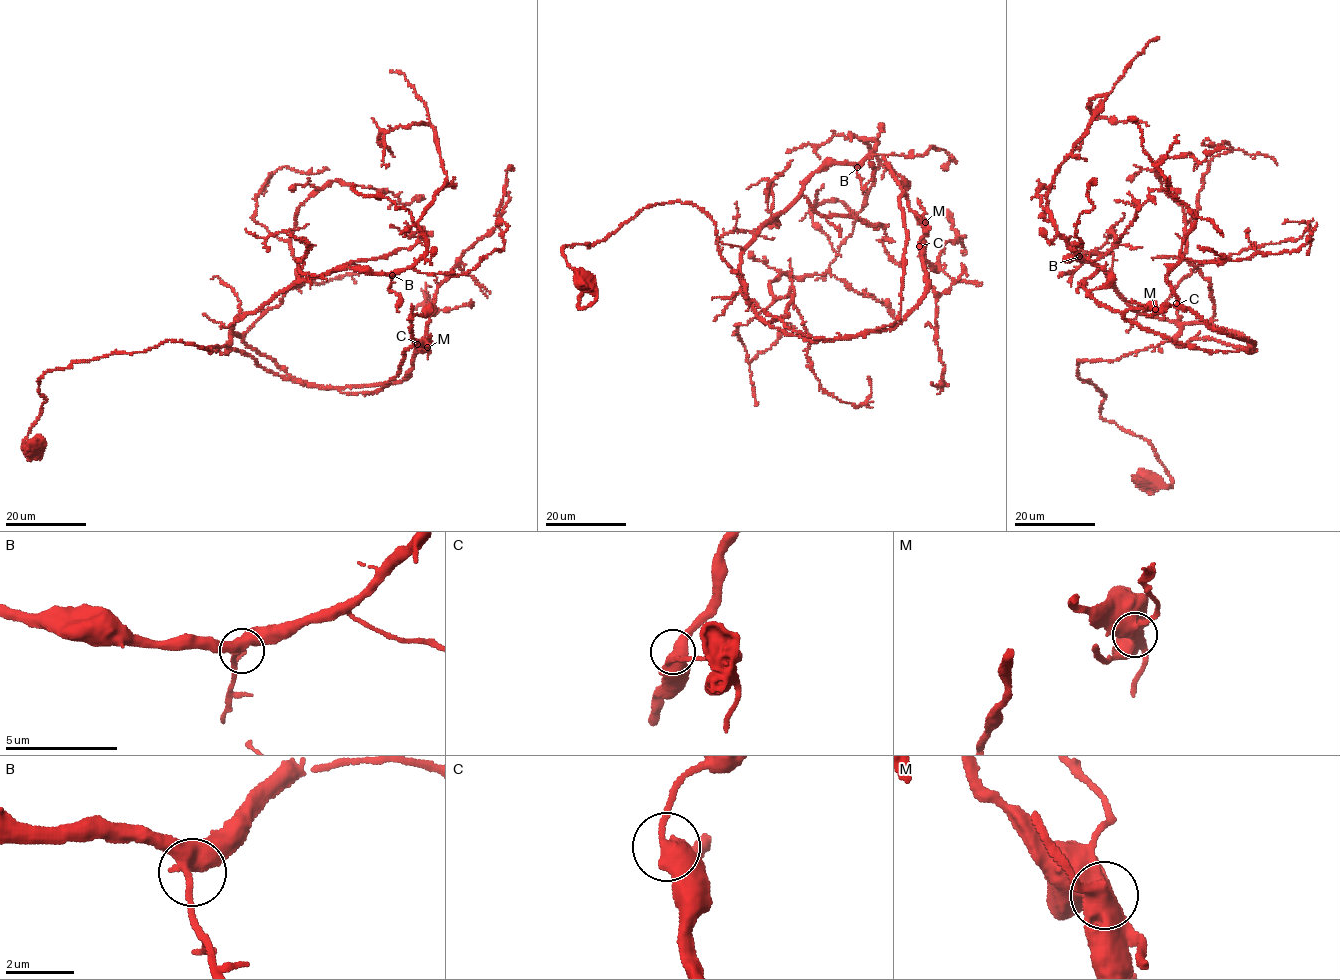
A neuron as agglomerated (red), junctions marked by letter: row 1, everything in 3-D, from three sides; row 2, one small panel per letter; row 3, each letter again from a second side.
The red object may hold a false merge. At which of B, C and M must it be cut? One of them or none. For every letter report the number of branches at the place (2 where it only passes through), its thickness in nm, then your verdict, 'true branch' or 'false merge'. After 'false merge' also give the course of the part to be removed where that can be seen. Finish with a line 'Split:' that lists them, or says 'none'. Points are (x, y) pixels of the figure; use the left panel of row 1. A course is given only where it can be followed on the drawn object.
B: branches 3; calibre 360 nm; true branch
C: branches 3; calibre 460 nm; true branch
M: branches 3; calibre 600 nm; true branch
Split: none

